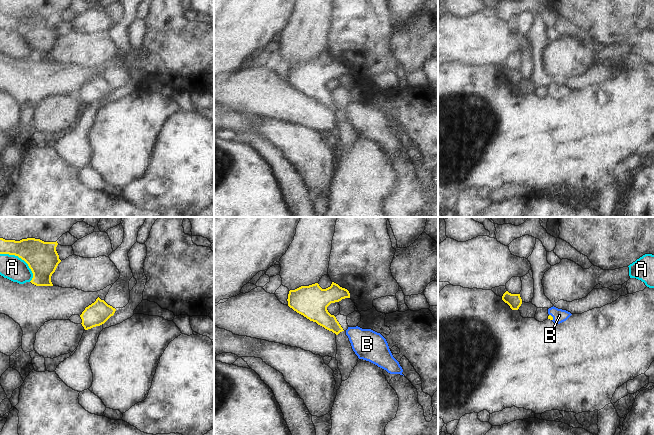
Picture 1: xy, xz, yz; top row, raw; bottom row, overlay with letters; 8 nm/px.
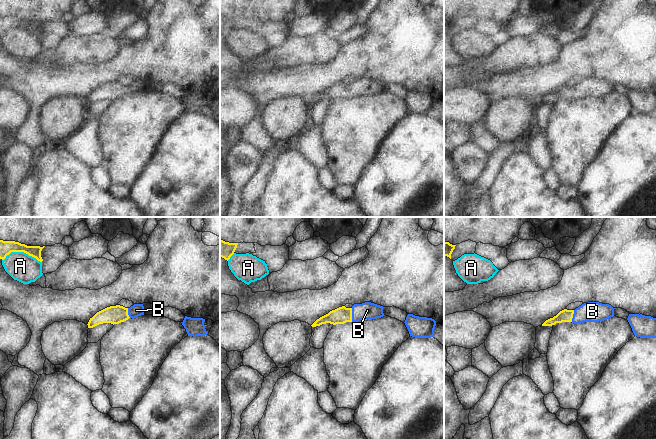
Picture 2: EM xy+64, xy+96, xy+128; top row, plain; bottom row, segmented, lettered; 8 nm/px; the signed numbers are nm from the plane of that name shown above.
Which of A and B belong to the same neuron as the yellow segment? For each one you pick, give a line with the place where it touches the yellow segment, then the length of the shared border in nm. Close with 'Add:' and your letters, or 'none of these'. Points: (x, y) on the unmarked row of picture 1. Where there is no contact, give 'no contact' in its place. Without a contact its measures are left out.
B: yz (552, 93) | 60 nm
Add: B

